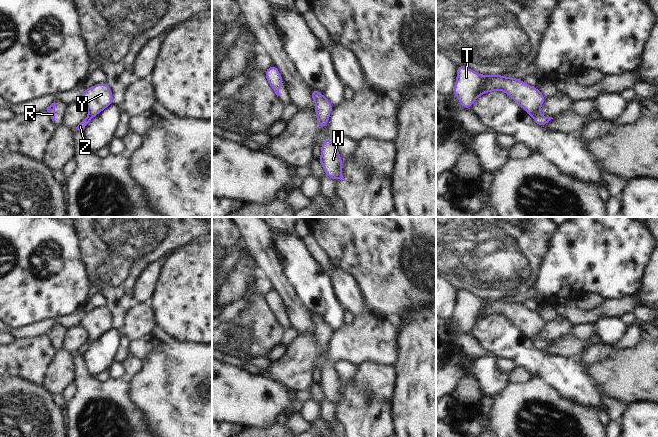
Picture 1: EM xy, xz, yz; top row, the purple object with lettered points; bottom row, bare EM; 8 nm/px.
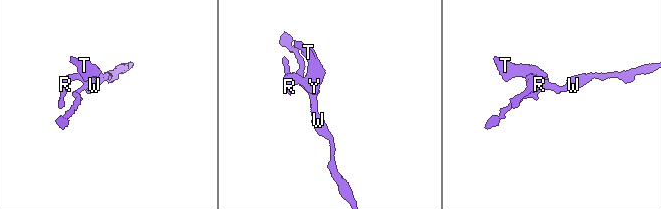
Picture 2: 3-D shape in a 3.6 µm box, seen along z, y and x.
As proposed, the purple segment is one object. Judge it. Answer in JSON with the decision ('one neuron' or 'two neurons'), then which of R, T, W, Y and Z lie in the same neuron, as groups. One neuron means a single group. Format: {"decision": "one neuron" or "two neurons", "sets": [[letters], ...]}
{"decision": "one neuron", "sets": [["R", "T", "W", "Y", "Z"]]}

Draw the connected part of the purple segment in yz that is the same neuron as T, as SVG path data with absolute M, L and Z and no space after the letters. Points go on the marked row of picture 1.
M457 65L456 82L453 94L465 109L471 109L477 98L492 91L503 91L509 95L523 110L533 117L537 125L545 126L552 117L544 117L541 106L546 98L536 87L530 86L514 77L503 75L483 75L470 68Z

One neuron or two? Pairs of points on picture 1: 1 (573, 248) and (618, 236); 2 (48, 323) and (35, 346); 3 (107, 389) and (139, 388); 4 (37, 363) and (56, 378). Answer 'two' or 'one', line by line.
1: one
2: two
3: two
4: two

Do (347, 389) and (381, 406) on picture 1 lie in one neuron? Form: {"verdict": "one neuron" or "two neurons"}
{"verdict": "one neuron"}

